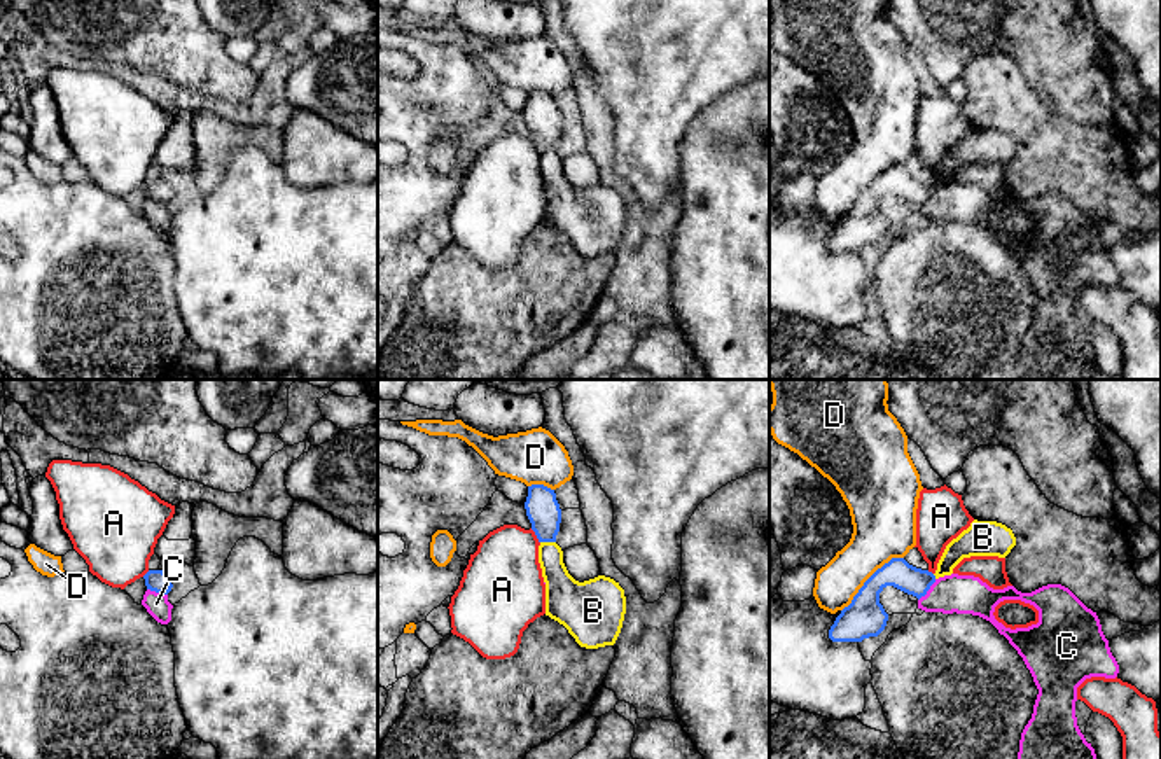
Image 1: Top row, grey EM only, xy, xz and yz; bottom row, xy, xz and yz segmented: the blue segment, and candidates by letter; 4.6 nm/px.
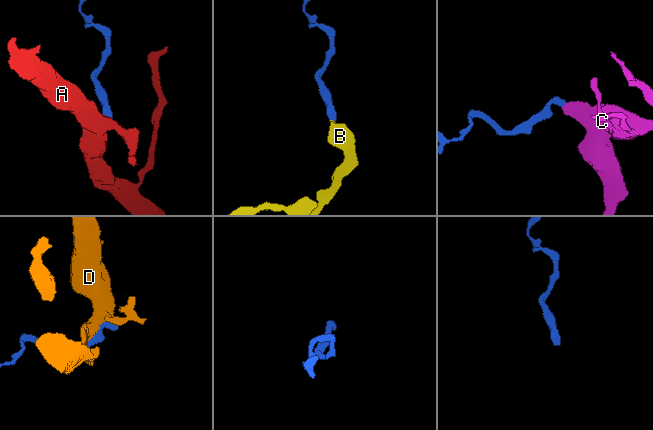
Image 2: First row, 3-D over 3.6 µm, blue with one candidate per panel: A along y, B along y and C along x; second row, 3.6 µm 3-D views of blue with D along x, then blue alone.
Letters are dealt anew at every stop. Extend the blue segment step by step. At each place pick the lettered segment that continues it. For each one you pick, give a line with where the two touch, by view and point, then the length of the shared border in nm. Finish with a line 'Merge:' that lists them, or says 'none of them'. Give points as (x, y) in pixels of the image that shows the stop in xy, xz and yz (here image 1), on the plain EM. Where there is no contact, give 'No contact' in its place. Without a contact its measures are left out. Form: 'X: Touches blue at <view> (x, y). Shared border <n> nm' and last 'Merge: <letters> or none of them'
B: Touches blue at xz (548, 149). Shared border 70 nm
Merge: B

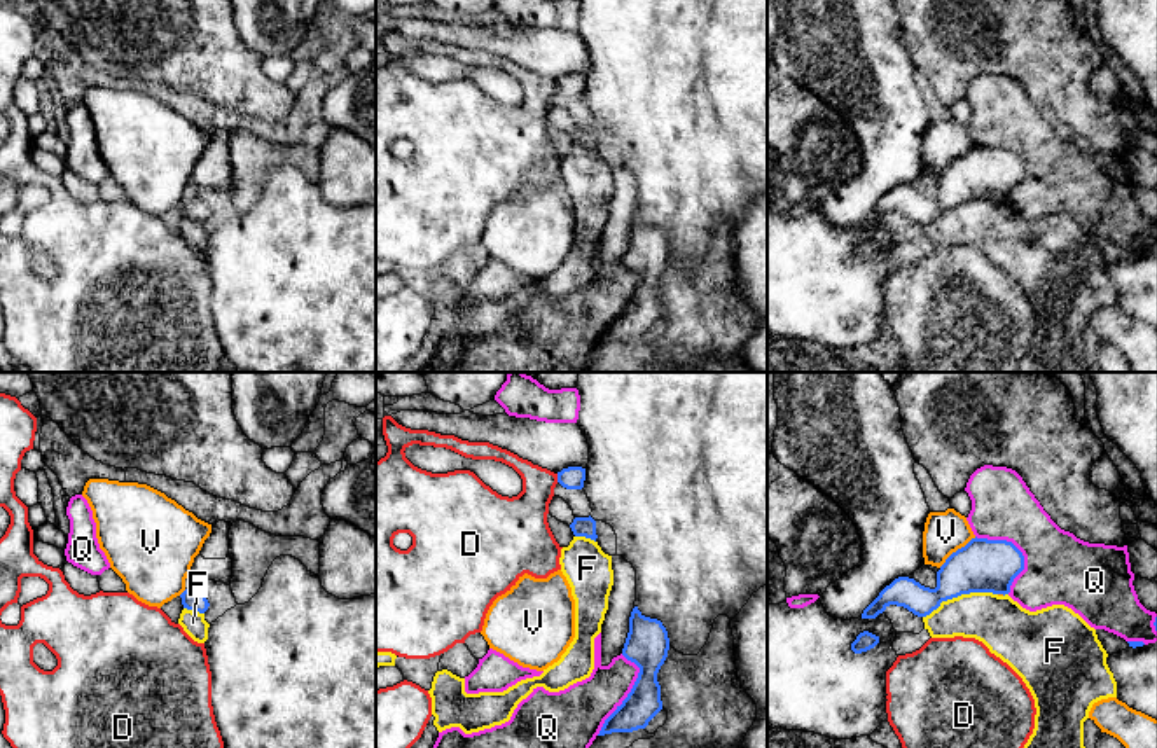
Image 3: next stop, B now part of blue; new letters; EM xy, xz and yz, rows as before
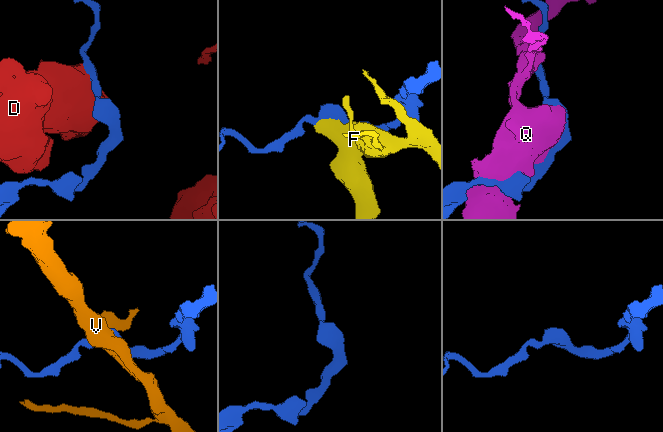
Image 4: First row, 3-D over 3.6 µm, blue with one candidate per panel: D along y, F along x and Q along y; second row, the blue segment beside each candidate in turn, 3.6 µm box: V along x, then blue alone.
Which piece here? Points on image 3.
Merge: none of them

